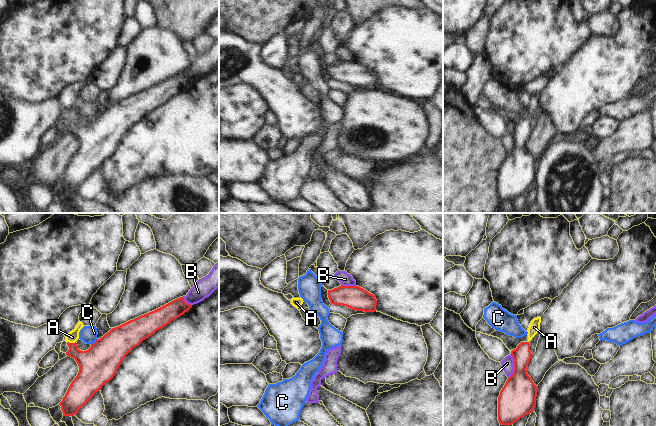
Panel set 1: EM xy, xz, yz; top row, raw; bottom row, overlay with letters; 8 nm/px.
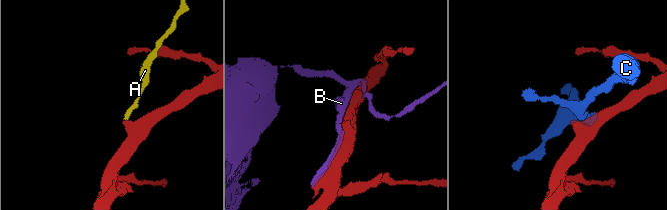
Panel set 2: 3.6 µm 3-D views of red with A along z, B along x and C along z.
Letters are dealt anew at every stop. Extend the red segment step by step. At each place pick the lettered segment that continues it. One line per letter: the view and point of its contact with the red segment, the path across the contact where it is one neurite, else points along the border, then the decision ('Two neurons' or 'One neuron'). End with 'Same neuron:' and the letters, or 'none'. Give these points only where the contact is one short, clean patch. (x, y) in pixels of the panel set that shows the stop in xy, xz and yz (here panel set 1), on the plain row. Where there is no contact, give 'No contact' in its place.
A: Touches red at xy (71, 119). Path across: xy (95, 139), (84, 135), (71, 119), (72, 113). One neuron
B: Touches red at yz (514, 142). Two neurons
C: Touches red at xy (95, 118). Boundary: xy (97, 115), (91, 120). Two neurons
Same neuron: A.

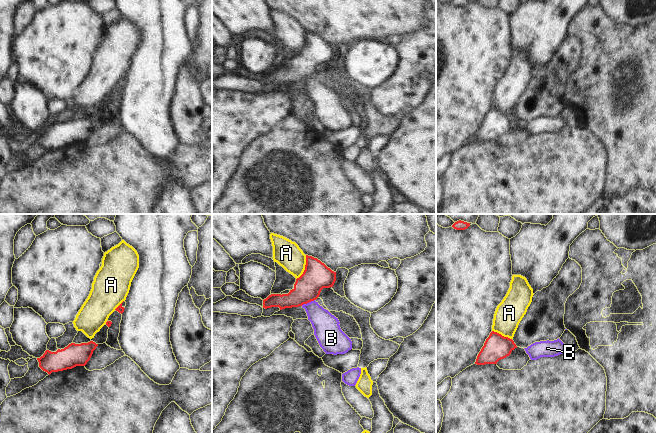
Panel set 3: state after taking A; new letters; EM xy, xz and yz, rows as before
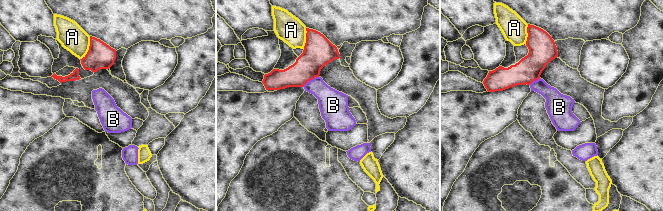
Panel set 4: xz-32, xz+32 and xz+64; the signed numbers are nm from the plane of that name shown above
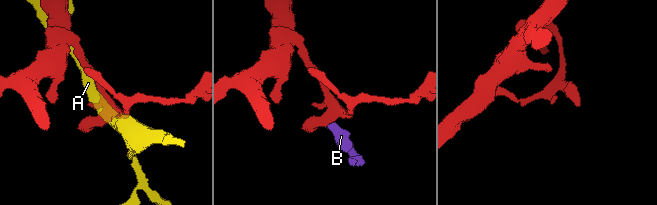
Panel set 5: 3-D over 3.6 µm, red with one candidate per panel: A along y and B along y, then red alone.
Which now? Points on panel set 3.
A: Touches red at xz (305, 43). Two neurons
B: Touches red at xz (307, 78). Boundary: xz (314, 75), (301, 81). Two neurons
Same neuron: none.

